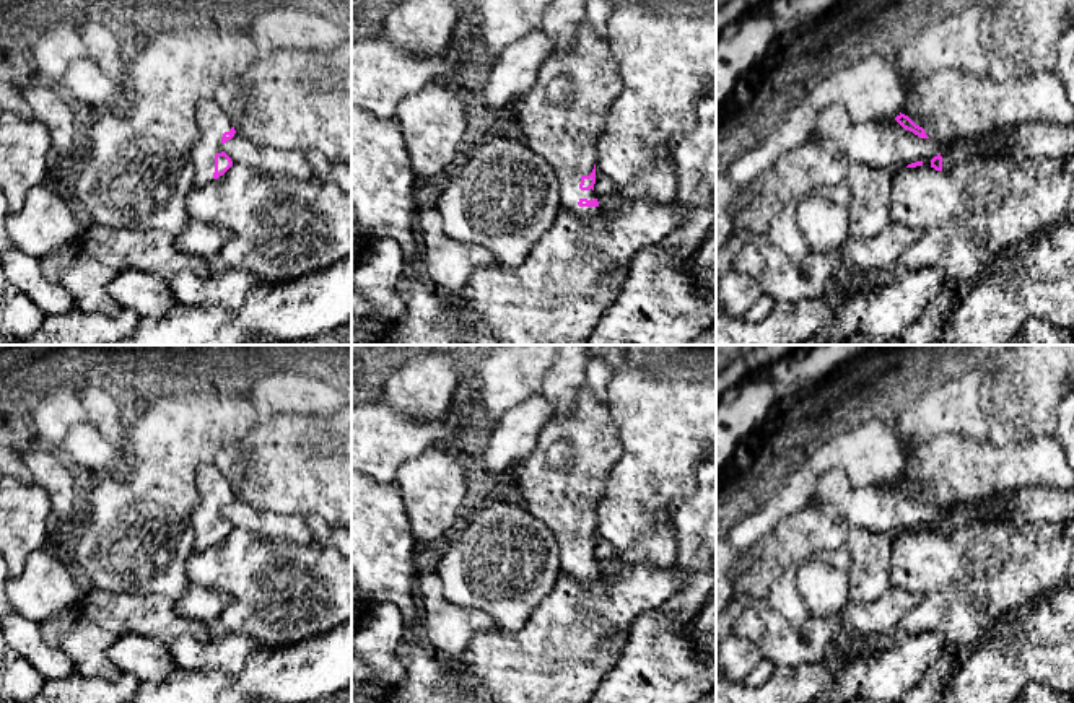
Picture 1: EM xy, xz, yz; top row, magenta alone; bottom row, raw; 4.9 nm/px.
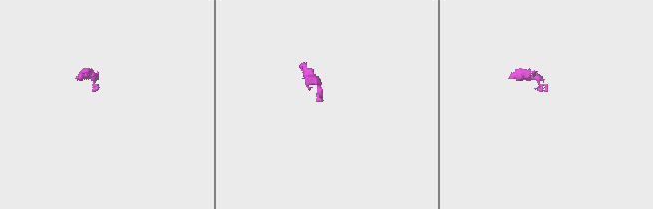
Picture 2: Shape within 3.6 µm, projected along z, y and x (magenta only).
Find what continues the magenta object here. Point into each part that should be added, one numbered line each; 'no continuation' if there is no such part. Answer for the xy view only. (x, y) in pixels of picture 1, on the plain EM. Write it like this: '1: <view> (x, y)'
1: xy (212, 484)

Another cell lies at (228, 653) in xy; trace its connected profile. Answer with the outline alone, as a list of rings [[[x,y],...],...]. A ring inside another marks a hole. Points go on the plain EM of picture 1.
[[[182,633],[166,644],[166,649],[176,670],[205,672],[216,669],[236,675],[242,670],[247,657],[262,646],[234,633],[225,633],[207,643]]]

